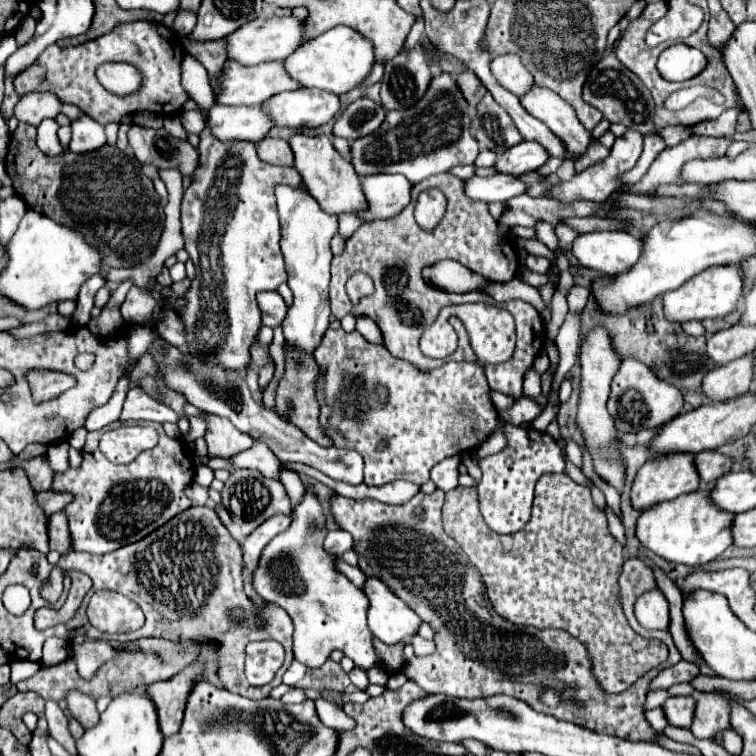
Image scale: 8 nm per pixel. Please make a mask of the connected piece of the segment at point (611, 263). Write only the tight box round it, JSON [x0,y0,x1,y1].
[572,230,642,274]

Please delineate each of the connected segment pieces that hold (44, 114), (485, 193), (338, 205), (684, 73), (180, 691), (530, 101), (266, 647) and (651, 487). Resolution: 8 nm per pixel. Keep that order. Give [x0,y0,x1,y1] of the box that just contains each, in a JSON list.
[[14,92,84,126],[464,174,526,202],[290,134,368,216],[658,44,706,82],[146,664,200,736],[520,86,592,160],[246,642,284,686],[630,454,702,512]]

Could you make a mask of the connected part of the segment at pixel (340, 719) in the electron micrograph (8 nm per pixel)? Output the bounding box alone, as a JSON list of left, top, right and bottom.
[316,700,354,730]

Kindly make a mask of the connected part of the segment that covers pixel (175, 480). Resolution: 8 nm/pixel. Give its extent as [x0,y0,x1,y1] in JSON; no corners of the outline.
[52,424,194,554]

